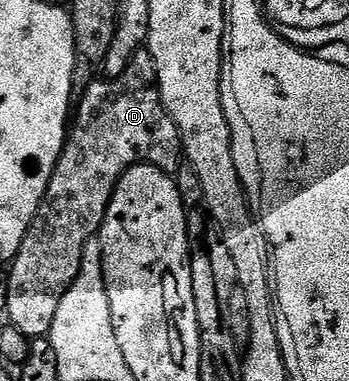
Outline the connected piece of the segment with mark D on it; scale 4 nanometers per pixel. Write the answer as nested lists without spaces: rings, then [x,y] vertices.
[[[147,50],[134,54],[126,72],[117,80],[94,79],[87,91],[80,93],[81,105],[76,105],[71,120],[71,131],[65,149],[51,174],[51,182],[41,199],[39,210],[21,243],[21,321],[20,327],[47,330],[55,322],[55,310],[63,302],[63,294],[71,290],[83,262],[83,250],[89,240],[101,231],[107,206],[117,189],[117,183],[128,168],[137,164],[168,166],[176,170],[183,163],[181,135],[169,111],[161,105],[161,92],[157,88],[155,62]]]

